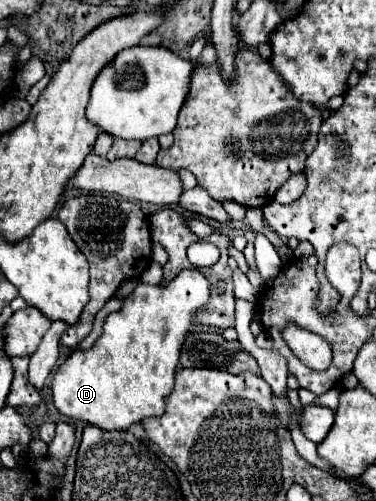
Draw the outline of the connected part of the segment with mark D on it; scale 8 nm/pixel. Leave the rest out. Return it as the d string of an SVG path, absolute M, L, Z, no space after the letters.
M184 269L170 285L138 283L124 299L124 307L108 317L104 333L92 349L76 349L56 371L52 381L52 395L56 409L72 421L82 421L104 431L126 431L132 423L146 417L160 417L164 413L164 399L174 389L174 373L178 367L180 345L192 327L194 311L204 307L210 297L208 279L196 269Z

